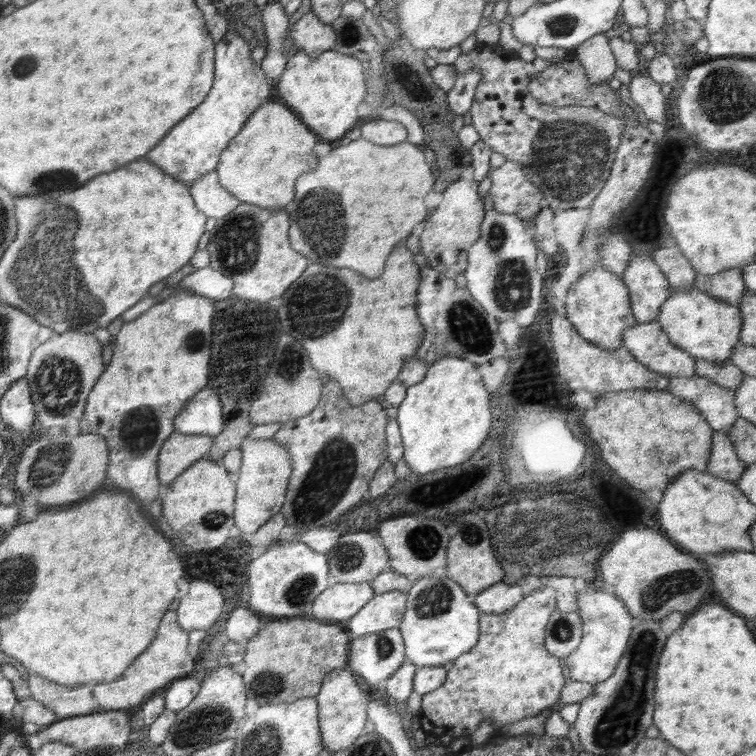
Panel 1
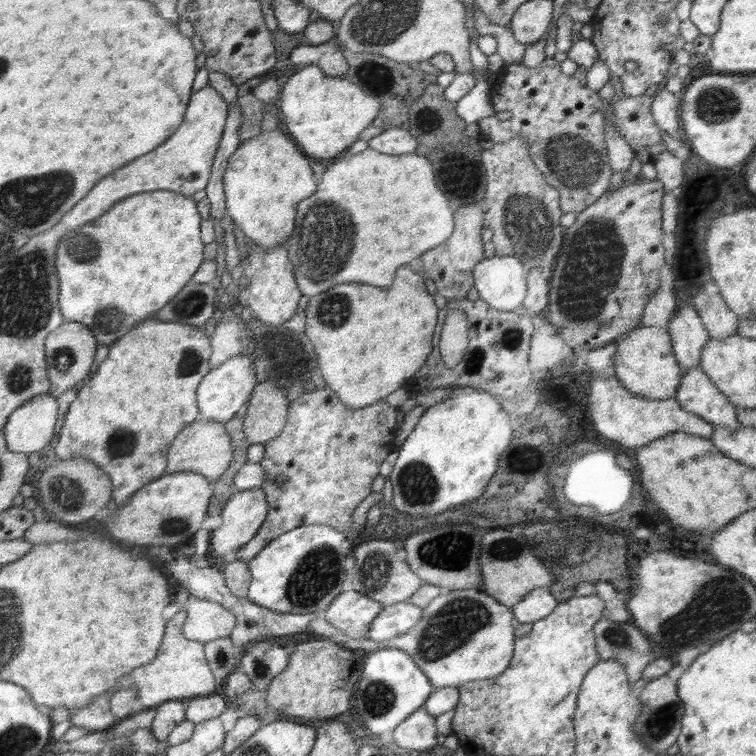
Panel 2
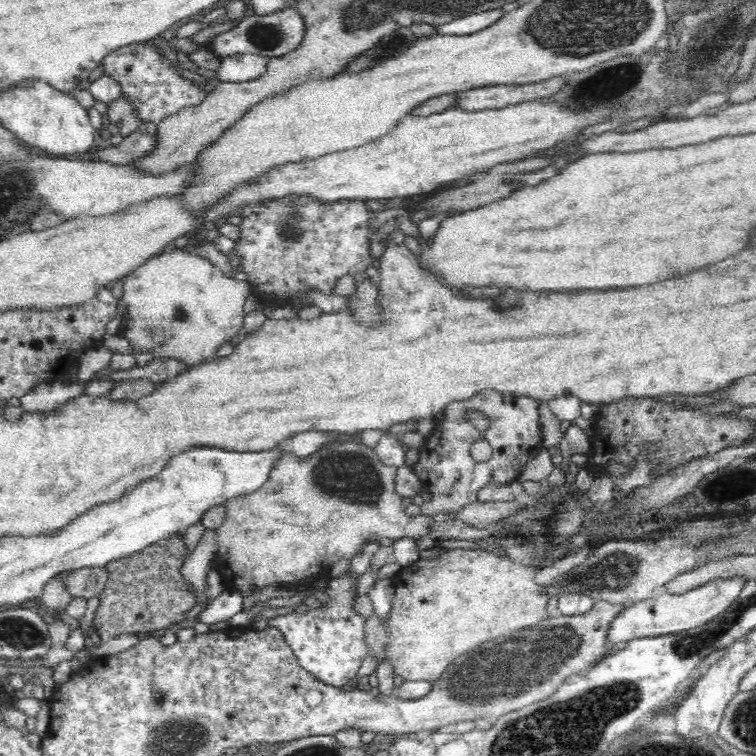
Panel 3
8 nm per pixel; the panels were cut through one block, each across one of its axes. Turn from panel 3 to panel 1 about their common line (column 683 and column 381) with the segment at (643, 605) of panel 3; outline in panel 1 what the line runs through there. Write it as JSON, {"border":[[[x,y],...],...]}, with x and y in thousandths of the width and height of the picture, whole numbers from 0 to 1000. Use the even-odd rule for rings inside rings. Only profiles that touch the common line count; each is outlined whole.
{"border":[[[516,780],[496,786],[466,819],[460,820],[459,829],[464,832],[463,841],[484,841],[517,831],[528,831],[534,815],[538,784],[532,780]]]}

